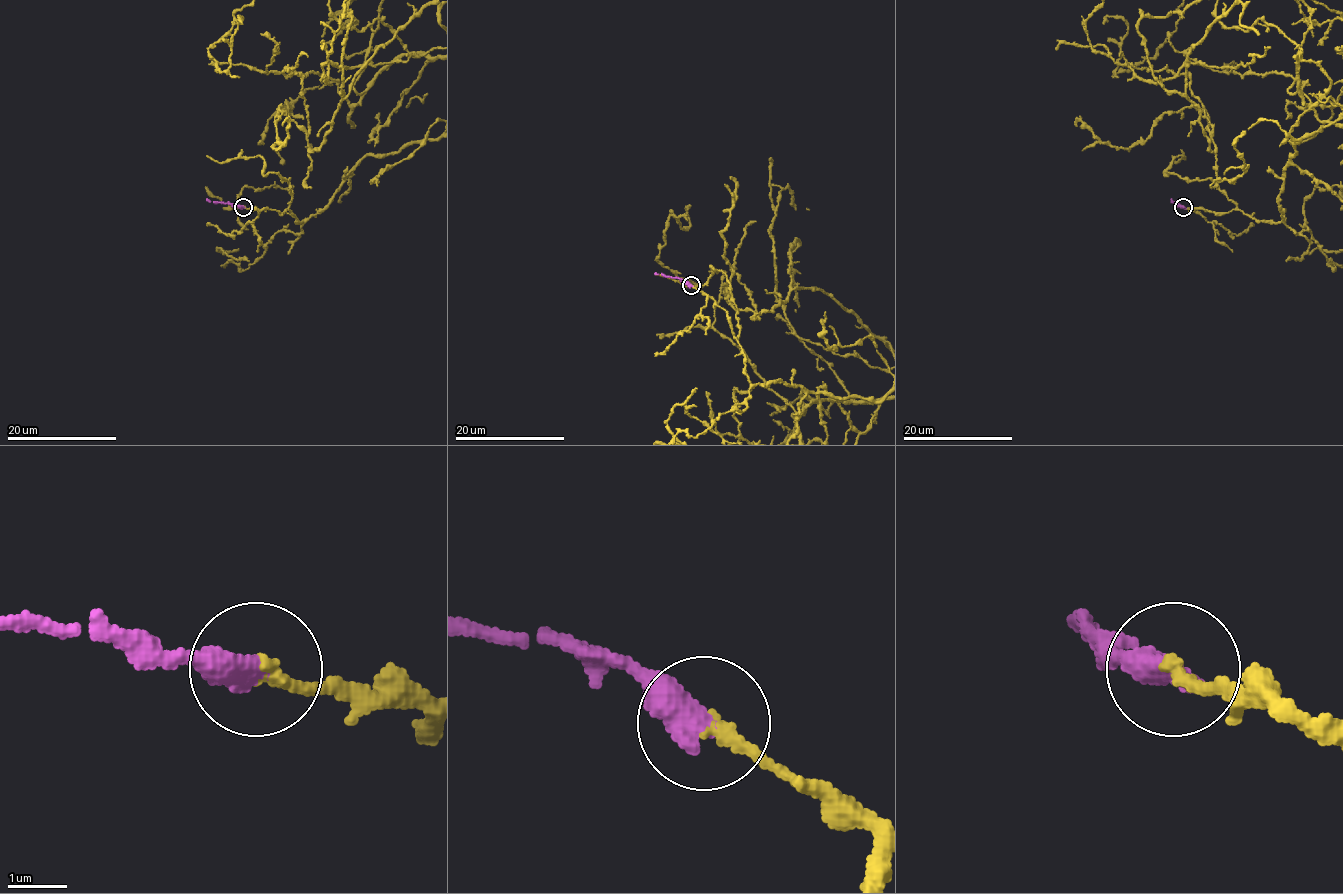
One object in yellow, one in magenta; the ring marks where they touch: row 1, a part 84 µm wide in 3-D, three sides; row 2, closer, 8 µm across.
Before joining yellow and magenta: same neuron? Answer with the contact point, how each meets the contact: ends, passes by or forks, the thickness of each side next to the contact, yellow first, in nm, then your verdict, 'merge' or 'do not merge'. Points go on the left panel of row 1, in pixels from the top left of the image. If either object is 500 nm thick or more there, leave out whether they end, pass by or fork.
(243, 207) | 220/500 nm | merge

